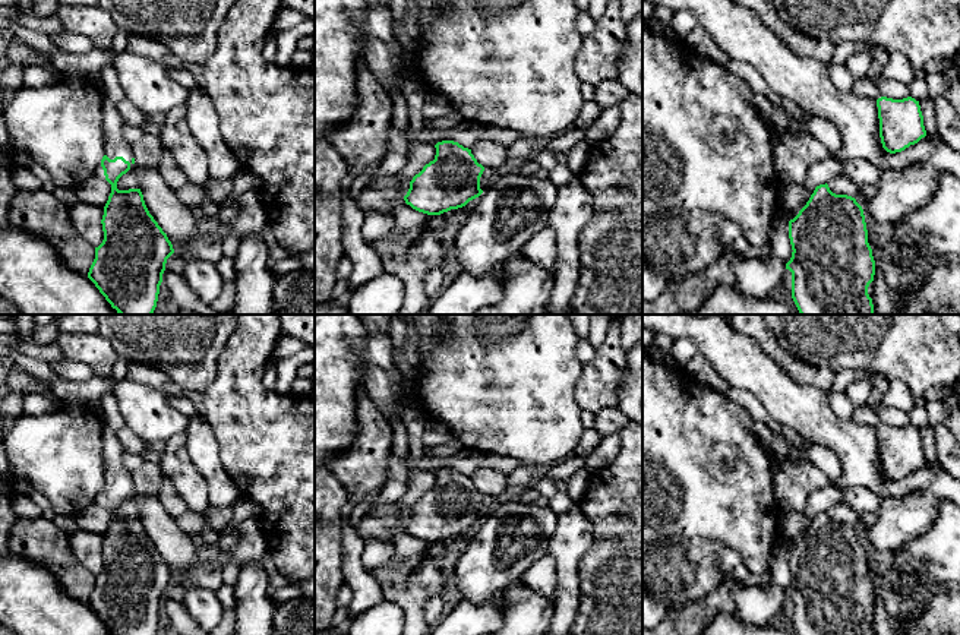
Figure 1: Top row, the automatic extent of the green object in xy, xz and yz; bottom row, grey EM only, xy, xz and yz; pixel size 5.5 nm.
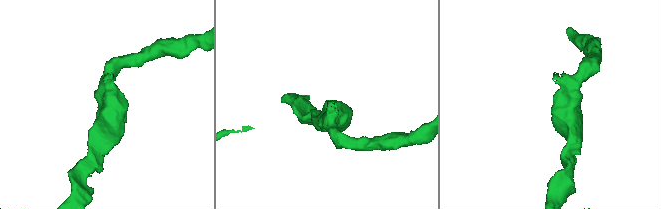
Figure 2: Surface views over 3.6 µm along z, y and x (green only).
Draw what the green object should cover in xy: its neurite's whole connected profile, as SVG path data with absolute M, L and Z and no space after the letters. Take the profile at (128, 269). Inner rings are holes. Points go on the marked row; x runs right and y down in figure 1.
M104 155L101 167L111 193L101 219L104 240L95 247L88 278L119 315L152 315L173 244L149 214L140 189L117 189L130 162Z

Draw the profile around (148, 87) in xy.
M129 50L116 56L113 67L126 98L143 117L168 113L189 98L189 92L170 78L167 67Z

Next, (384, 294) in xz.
M388 272L353 291L350 315L397 315L405 296L404 282Z

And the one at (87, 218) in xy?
M79 202L69 208L69 217L79 233L92 247L98 247L104 240L102 219L104 208Z

